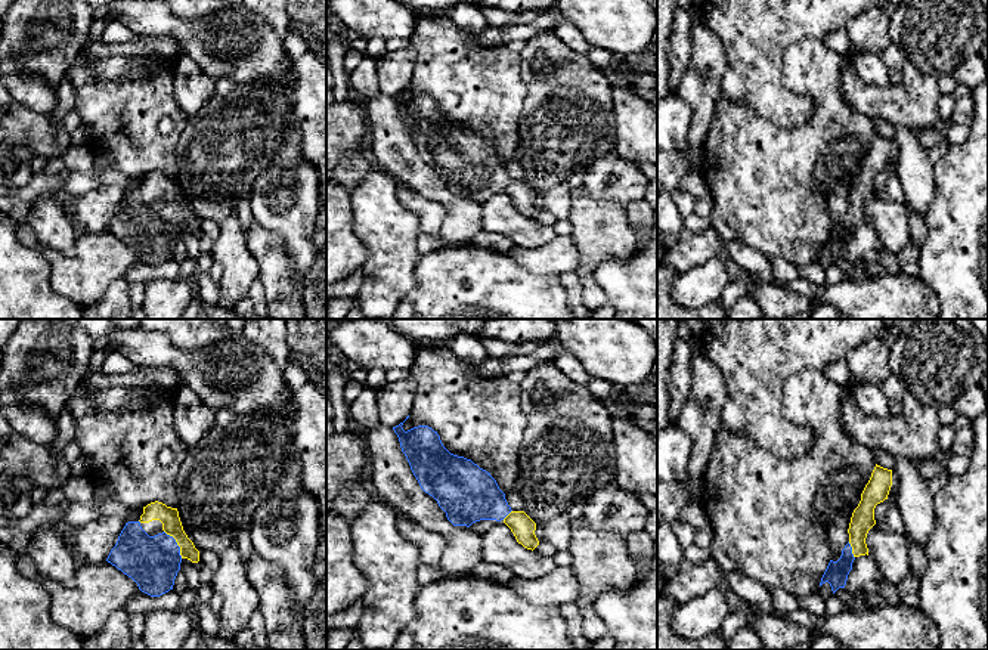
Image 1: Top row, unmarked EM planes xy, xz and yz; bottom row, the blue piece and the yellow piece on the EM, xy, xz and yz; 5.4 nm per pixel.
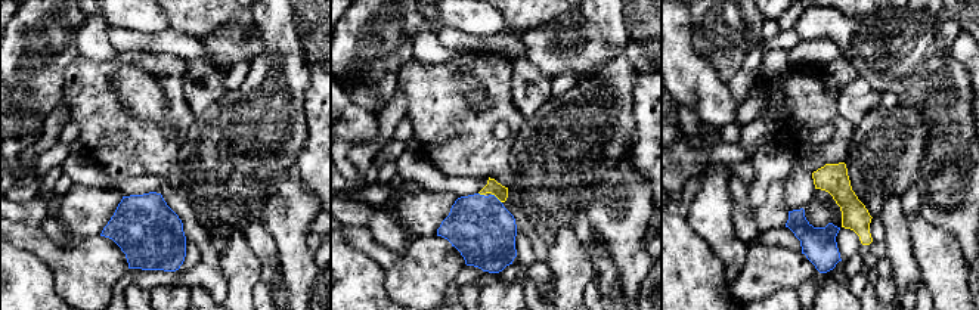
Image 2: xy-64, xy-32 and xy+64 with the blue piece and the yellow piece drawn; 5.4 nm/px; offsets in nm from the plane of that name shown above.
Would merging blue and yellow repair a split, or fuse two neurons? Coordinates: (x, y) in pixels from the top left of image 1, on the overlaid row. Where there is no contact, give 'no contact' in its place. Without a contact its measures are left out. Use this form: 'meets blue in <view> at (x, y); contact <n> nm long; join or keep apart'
meets blue in xy at (176, 544); contact 180 nm long; join

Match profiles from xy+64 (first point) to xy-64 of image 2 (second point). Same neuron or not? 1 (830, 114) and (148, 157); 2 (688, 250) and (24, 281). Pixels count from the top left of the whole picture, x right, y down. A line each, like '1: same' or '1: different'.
1: same
2: same

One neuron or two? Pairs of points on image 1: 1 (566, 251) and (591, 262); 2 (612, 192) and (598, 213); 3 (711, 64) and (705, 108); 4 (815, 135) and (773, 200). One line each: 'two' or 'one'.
1: two
2: two
3: one
4: one

